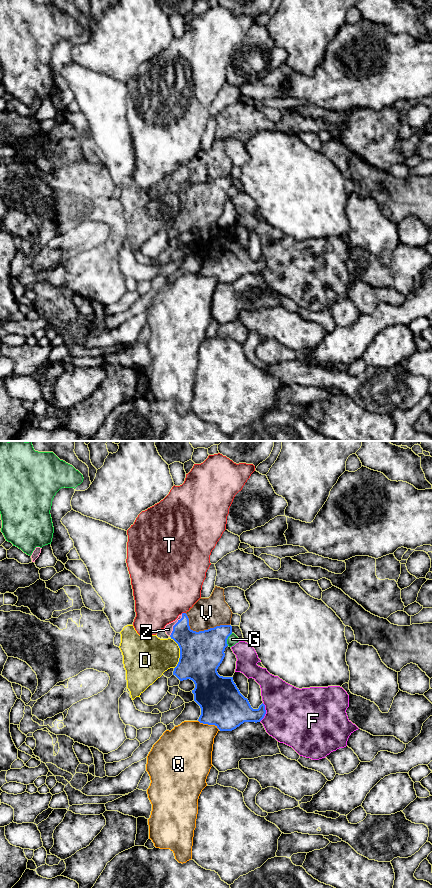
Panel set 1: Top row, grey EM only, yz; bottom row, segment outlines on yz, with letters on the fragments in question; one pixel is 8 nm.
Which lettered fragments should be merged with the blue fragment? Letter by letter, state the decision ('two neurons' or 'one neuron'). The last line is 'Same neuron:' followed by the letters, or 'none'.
D: two neurons
F: two neurons
G: two neurons
Q: two neurons
T: two neurons
V: two neurons
Z: one neuron
Same neuron: Z

